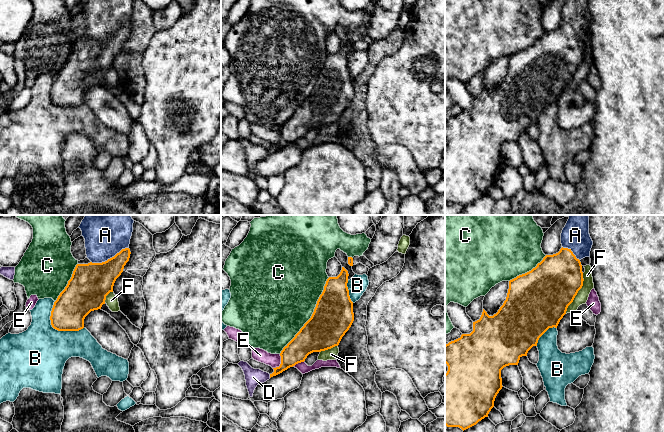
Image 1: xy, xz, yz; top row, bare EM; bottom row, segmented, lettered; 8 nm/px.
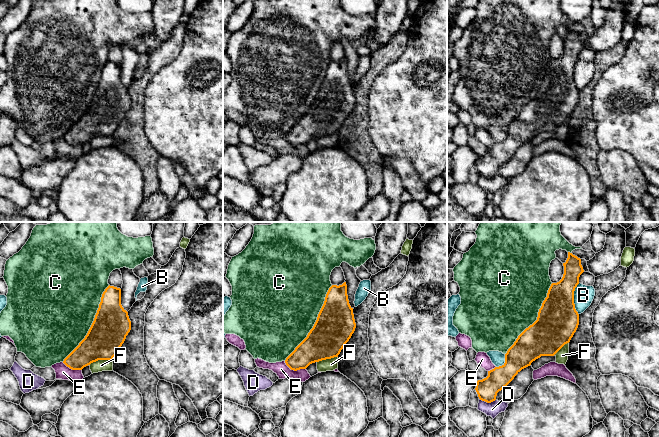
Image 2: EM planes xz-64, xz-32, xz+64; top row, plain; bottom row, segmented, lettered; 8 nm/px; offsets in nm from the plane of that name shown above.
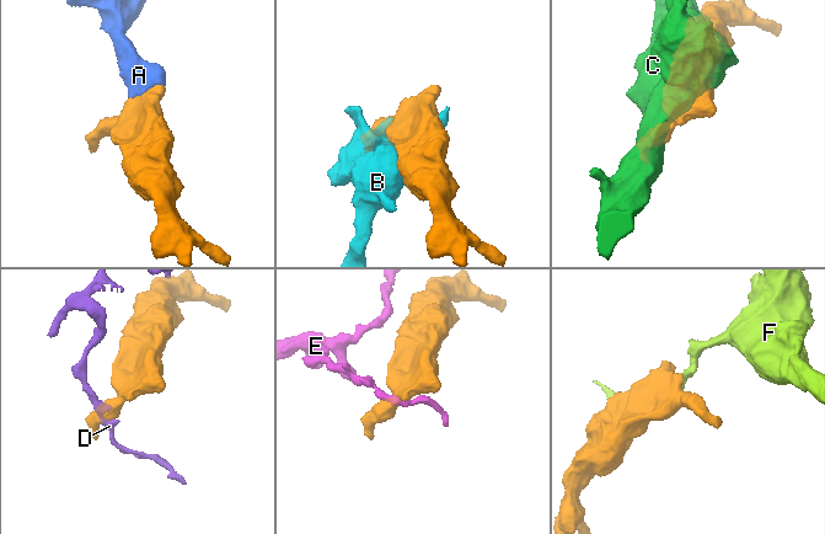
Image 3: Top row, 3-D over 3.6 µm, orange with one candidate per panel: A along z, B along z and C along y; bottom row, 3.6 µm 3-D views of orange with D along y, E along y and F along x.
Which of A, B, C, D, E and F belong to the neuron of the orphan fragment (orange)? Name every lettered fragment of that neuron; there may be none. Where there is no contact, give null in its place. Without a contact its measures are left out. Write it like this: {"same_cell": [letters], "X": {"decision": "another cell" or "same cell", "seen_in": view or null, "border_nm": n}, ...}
{"same_cell": ["A"], "A": {"decision": "same cell", "seen_in": "xy", "border_nm": 320}, "B": {"decision": "another cell", "seen_in": "xy", "border_nm": 320}, "C": {"decision": "another cell", "seen_in": "xz", "border_nm": 750}, "D": {"decision": "another cell", "seen_in": "xz", "border_nm": 30}, "E": {"decision": "another cell", "seen_in": "xz", "border_nm": 130}, "F": {"decision": "another cell", "seen_in": "yz", "border_nm": 360}}

